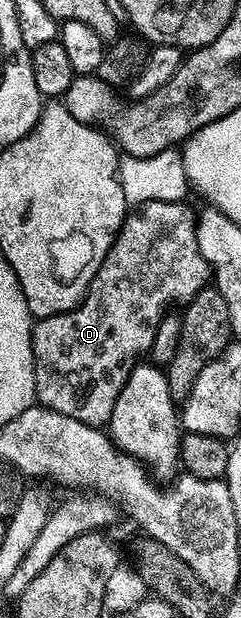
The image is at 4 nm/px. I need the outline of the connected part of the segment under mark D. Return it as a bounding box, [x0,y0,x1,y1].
[31,201,213,428]

